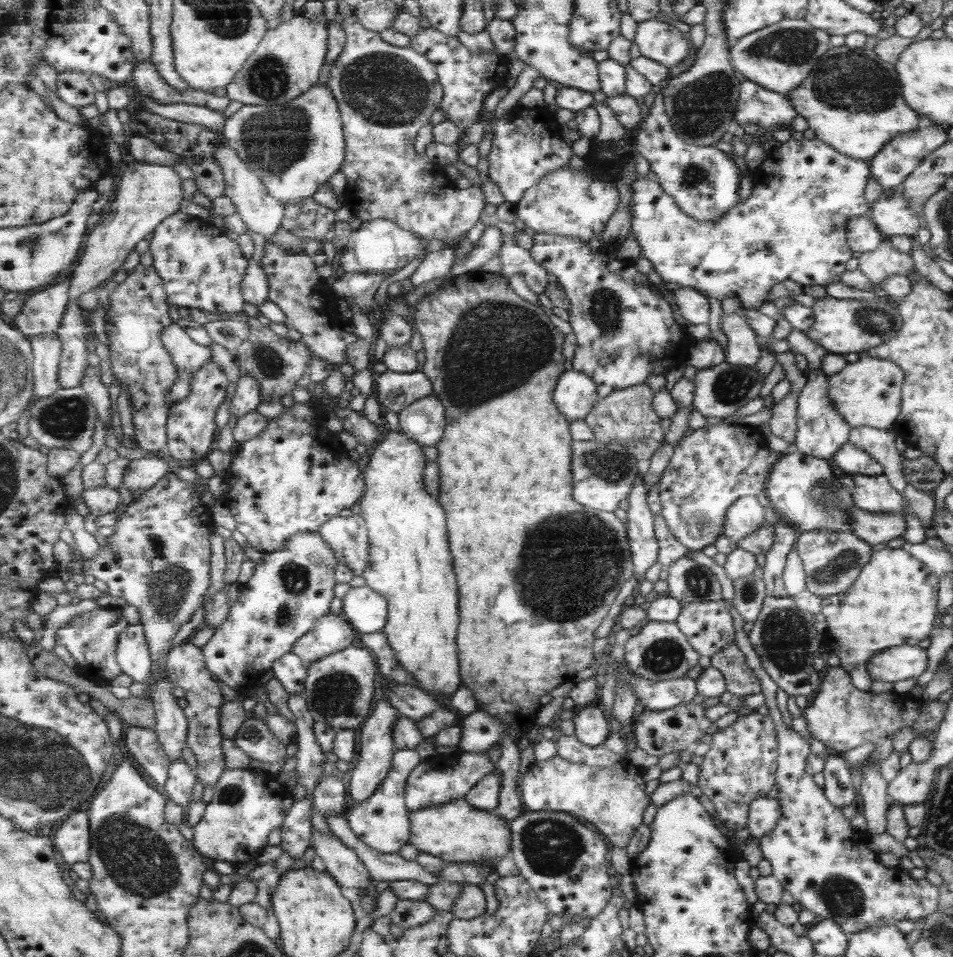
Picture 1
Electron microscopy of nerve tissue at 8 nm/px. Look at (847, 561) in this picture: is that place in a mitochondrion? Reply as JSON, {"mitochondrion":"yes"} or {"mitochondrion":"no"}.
{"mitochondrion":"yes"}

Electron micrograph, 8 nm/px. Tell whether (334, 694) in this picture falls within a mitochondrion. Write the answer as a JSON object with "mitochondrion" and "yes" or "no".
{"mitochondrion":"yes"}

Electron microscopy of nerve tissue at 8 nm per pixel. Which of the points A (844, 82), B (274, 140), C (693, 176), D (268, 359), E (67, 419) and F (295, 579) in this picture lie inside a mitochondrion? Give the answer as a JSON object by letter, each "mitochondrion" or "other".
{"A":"mitochondrion","B":"mitochondrion","C":"mitochondrion","D":"mitochondrion","E":"mitochondrion","F":"mitochondrion"}

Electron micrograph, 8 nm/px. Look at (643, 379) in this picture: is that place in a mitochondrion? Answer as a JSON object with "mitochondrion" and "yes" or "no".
{"mitochondrion":"no"}

